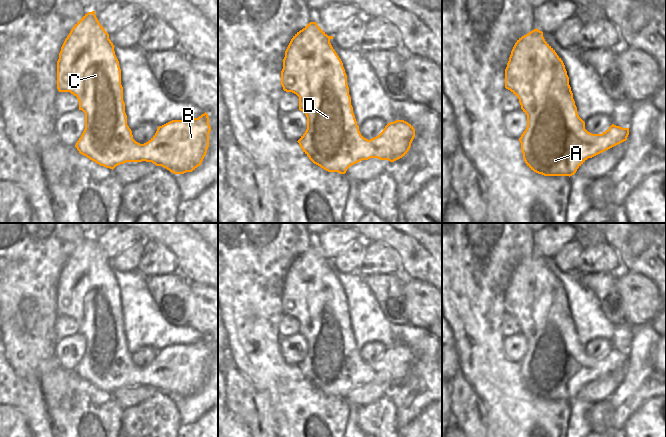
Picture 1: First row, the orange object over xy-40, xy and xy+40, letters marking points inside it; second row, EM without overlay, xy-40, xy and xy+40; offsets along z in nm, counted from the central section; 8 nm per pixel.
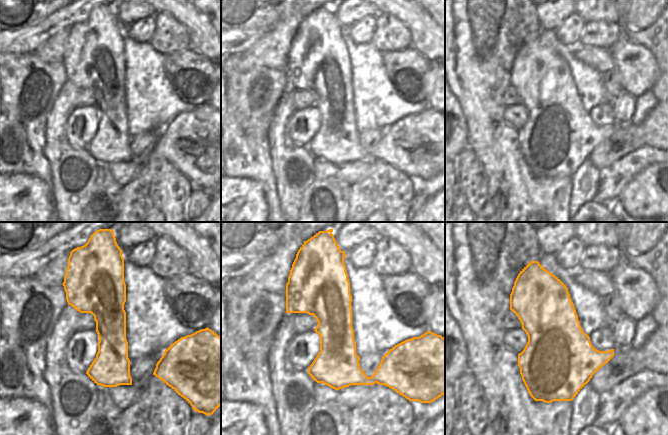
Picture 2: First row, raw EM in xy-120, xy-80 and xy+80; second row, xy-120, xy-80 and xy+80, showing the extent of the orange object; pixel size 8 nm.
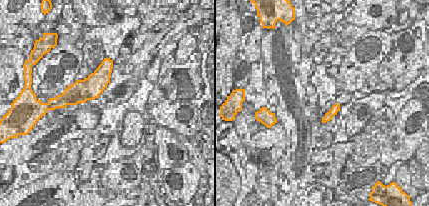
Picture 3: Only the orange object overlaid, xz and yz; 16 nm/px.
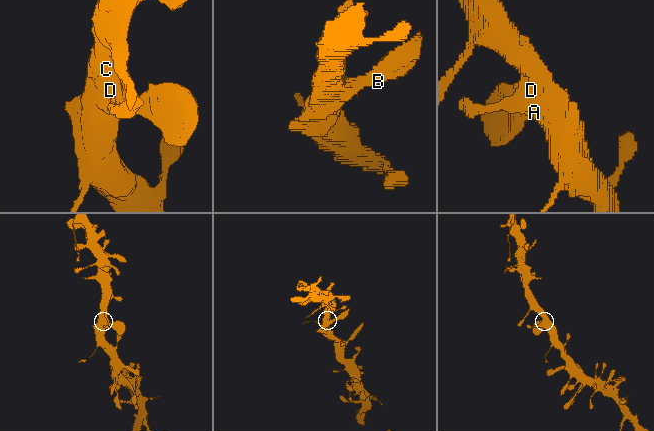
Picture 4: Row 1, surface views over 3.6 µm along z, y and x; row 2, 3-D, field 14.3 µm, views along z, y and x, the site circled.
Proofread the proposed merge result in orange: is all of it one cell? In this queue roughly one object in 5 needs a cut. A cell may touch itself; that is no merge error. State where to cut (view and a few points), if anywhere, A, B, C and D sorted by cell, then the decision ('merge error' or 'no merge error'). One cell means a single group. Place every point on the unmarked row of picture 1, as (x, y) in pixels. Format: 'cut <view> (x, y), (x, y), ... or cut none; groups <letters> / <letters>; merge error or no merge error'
cut none; groups A B C D; no merge error

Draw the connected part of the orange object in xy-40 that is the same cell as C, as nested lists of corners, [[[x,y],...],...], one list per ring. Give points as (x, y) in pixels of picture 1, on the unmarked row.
[[[95,235],[85,238],[73,250],[61,271],[57,285],[57,313],[76,320],[79,334],[85,337],[85,353],[75,371],[80,378],[112,394],[126,386],[146,385],[174,398],[192,396],[201,389],[209,371],[208,338],[205,336],[192,344],[172,344],[159,350],[148,366],[136,366],[127,349],[121,293],[114,271]]]

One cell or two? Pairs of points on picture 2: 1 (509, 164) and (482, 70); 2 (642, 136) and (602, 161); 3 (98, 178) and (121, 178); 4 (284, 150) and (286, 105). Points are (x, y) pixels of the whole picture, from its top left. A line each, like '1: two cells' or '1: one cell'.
1: one cell
2: one cell
3: two cells
4: one cell

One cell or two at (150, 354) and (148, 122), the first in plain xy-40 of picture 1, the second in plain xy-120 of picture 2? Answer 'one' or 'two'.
two

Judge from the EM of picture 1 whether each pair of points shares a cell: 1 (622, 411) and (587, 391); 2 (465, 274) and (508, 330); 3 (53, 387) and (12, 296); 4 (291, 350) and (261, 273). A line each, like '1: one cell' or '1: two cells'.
1: two cells
2: two cells
3: one cell
4: two cells

